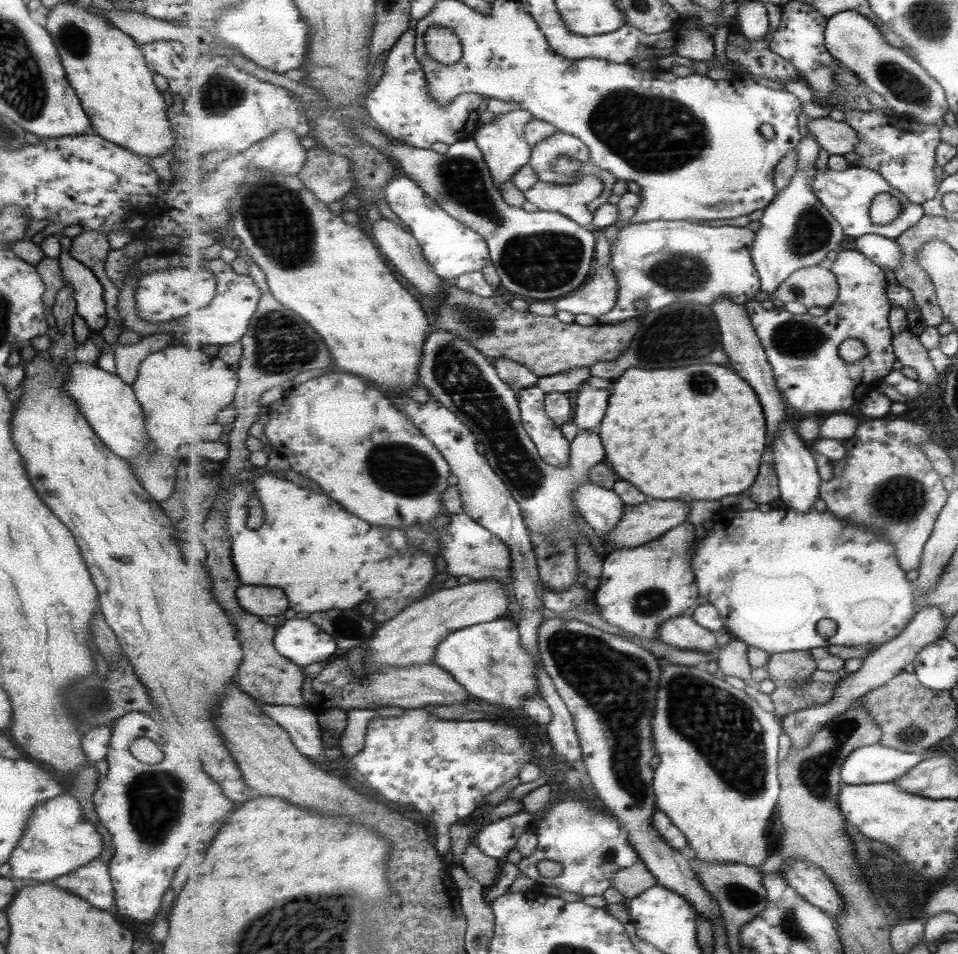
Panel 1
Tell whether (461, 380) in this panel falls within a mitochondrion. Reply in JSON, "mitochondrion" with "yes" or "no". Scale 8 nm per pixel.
{"mitochondrion":"yes"}

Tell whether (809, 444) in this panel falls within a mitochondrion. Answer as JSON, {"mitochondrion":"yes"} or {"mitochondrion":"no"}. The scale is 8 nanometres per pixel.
{"mitochondrion":"no"}

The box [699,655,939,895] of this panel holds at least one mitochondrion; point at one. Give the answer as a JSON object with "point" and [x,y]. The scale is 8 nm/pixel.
{"point":[814,771]}

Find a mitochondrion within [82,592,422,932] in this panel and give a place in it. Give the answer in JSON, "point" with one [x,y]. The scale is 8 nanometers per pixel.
{"point":[153,797]}

